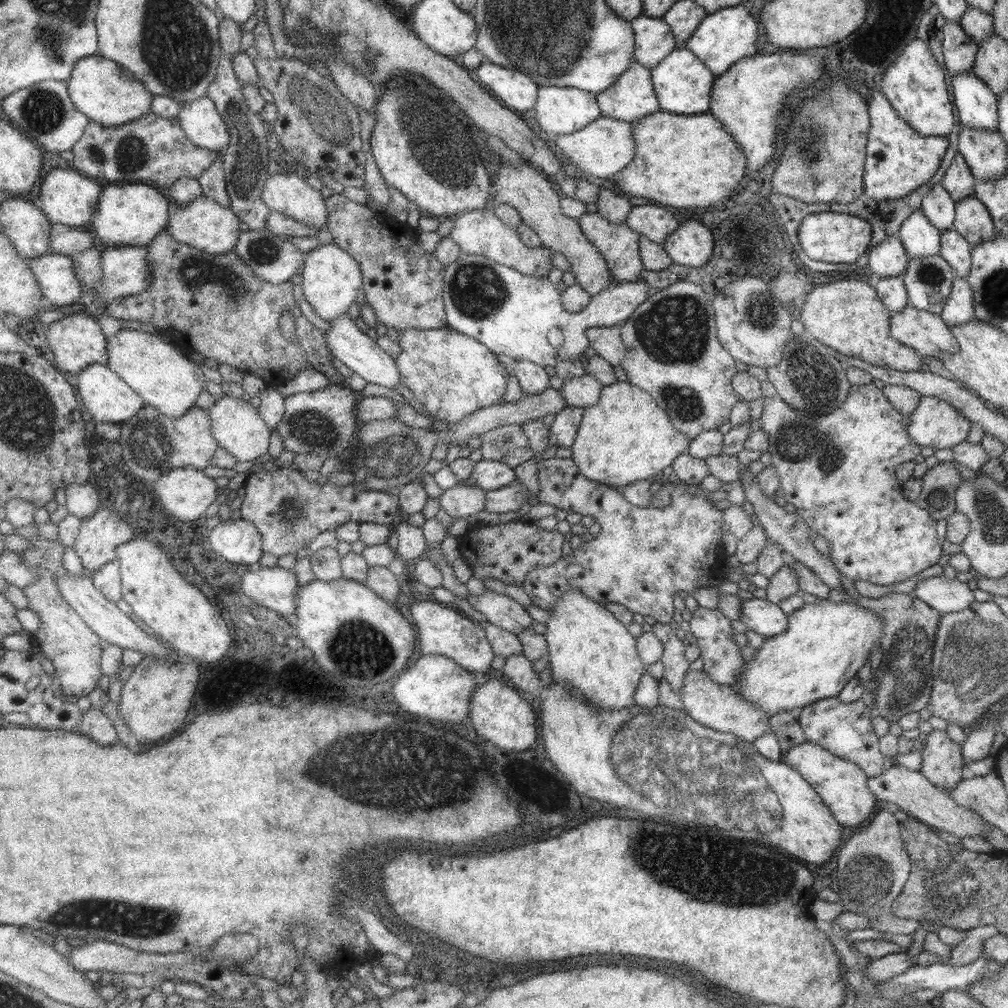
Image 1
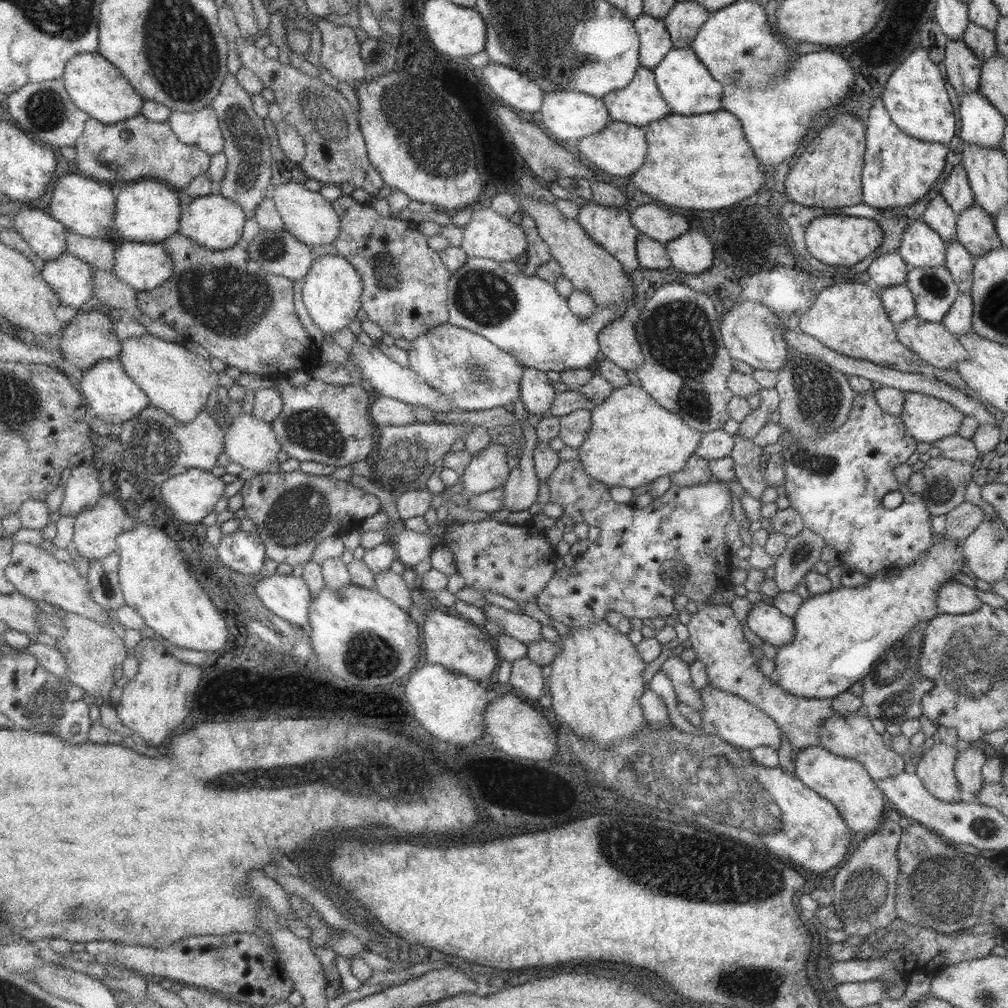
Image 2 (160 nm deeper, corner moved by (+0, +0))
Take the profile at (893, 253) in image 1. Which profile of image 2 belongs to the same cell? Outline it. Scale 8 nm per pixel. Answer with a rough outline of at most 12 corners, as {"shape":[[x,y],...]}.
{"shape":[[897,250],[874,256],[866,272],[880,289],[905,285]]}

